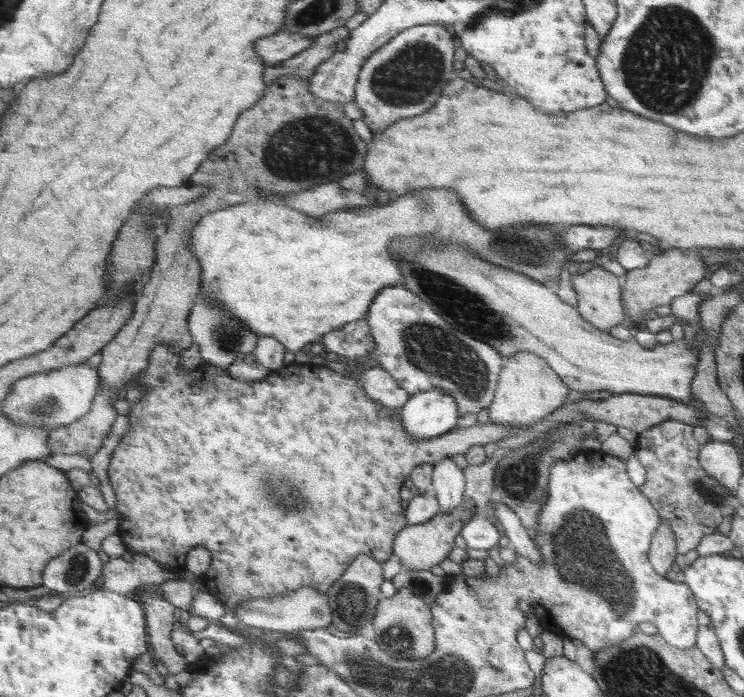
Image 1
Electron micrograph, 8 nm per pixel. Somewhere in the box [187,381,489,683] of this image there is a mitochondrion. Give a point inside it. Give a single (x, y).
(286, 495)

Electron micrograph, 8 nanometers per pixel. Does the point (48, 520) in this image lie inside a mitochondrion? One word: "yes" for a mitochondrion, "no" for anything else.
no

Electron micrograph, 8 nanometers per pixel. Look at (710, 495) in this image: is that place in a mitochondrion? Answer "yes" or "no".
yes

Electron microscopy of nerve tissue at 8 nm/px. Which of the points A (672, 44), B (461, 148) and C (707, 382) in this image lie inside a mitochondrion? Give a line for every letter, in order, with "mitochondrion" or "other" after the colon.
A: mitochondrion
B: other
C: other

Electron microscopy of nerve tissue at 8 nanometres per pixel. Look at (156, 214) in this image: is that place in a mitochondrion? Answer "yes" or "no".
no

